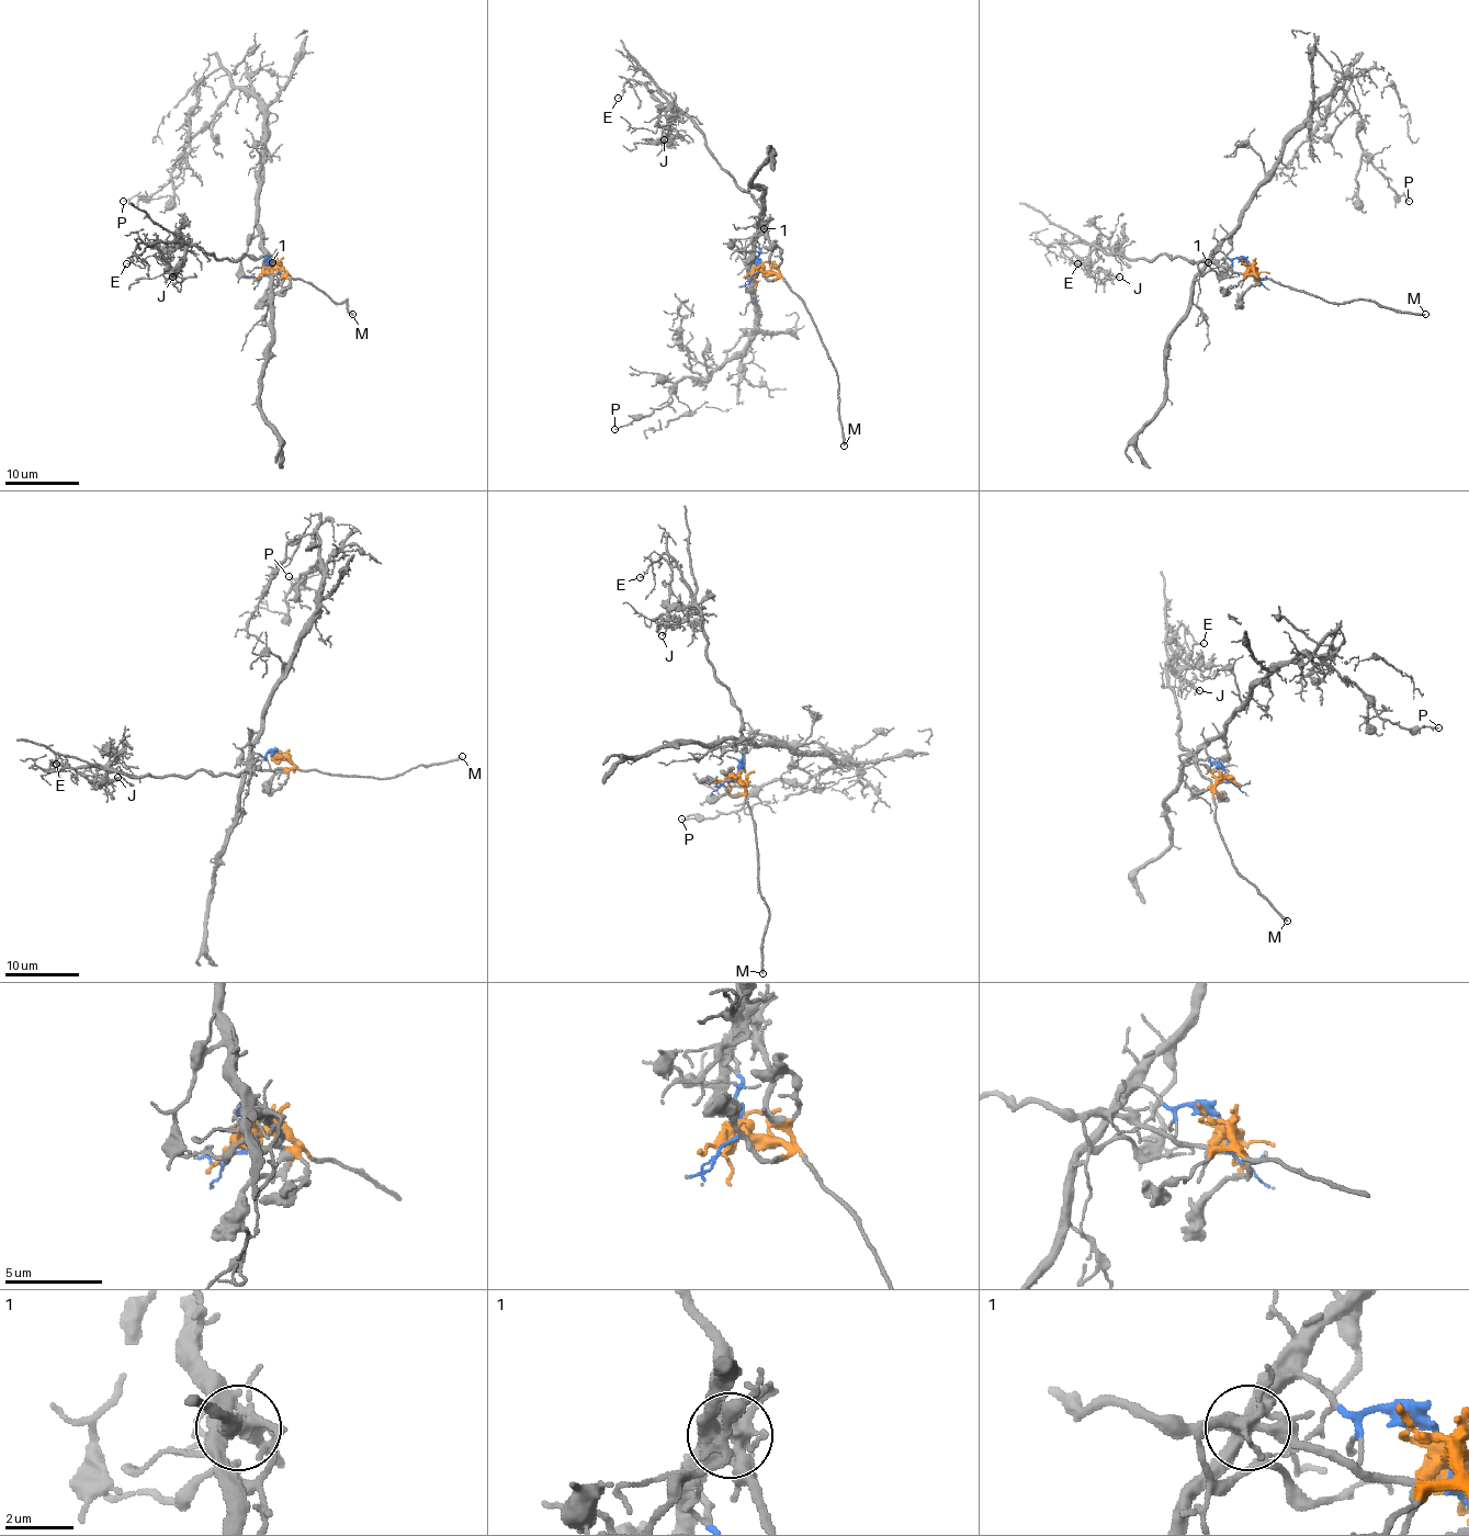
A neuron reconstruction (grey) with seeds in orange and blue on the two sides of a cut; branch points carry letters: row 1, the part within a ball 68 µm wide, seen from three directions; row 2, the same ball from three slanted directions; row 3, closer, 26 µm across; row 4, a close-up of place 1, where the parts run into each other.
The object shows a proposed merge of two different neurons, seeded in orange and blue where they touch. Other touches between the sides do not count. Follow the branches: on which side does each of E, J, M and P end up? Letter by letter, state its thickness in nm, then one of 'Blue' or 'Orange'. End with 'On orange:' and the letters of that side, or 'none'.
E: Thickness 100 nm. Orange
J: Thickness 140 nm. Orange
M: Thickness 200 nm. Orange
P: Thickness 110 nm. Blue
On orange: E, J, M

